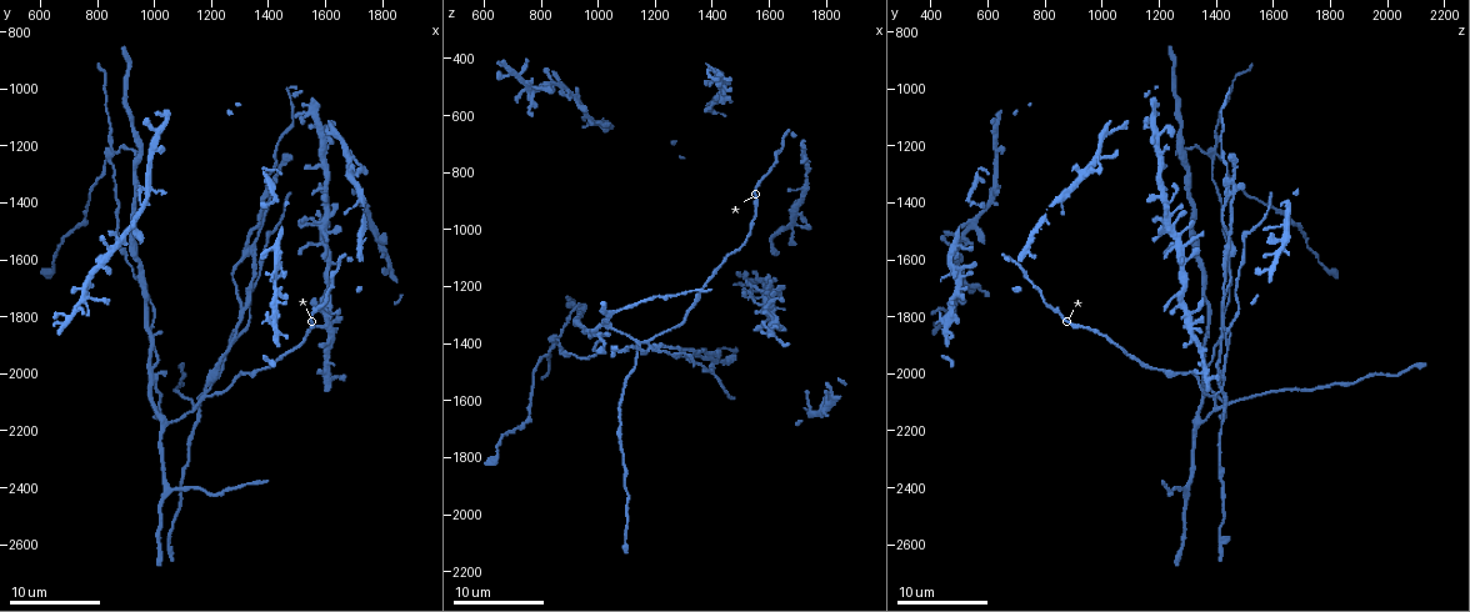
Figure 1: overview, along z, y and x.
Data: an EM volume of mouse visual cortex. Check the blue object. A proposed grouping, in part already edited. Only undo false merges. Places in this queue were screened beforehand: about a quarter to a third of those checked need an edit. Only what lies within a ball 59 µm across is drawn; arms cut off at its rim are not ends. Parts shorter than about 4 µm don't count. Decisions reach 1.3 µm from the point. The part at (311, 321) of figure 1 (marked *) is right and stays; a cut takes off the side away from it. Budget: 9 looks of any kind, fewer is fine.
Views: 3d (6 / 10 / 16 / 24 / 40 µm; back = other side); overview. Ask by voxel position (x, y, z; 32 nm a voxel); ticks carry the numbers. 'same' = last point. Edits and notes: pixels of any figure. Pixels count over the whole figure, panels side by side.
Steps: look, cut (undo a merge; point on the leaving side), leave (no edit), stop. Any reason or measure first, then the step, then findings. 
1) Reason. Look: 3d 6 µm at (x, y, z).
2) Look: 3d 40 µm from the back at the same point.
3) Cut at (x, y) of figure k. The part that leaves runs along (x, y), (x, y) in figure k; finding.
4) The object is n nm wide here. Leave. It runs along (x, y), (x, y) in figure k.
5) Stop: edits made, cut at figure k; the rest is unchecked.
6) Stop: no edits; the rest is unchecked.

Look: 3d 6 µm at (1140, 2130, 1410).

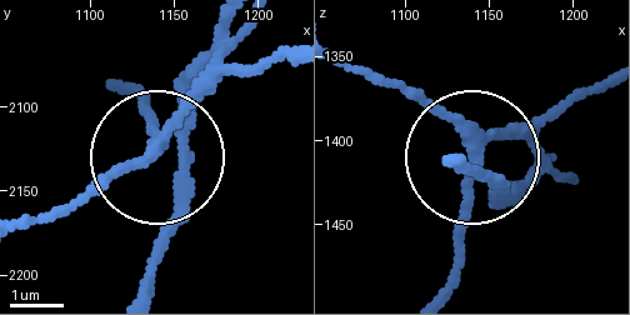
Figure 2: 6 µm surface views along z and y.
The side arm is 26 µm long. Leave. It runs along (285, 54), (218, 90), (155, 148), (150, 94) in figure 2; all the same neuron.

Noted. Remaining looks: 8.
Branch point. Look: 3d 6 µm at (1030, 2190, 1330).

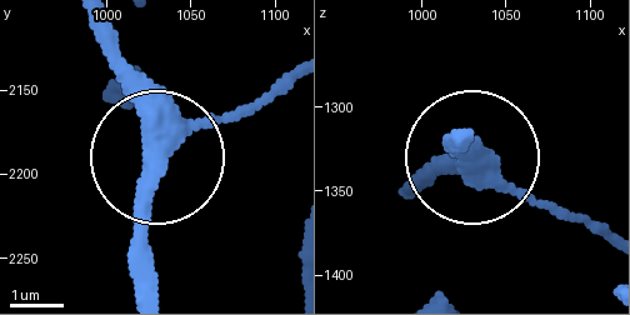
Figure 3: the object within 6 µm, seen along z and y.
3 arms meet here. Leave. It runs along (281, 79), (165, 150), (146, 204), (146, 285) in figure 3; all the same neuron.

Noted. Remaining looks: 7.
Looks like a crossing. Look: 3d 10 µm at (1610, 1840, 1320).

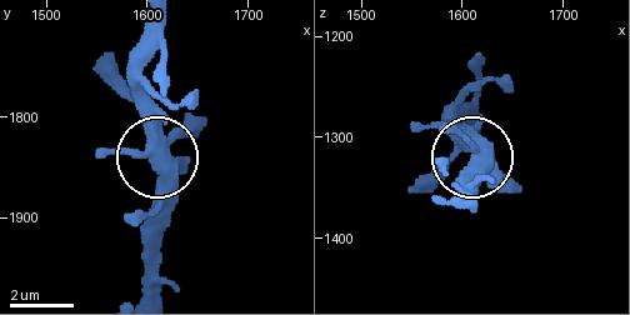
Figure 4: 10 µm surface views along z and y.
5 arms meet here. Leave. All the same neuron.

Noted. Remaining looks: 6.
A fork. Look: 3d 10 µm at (1060, 2410, 1290).

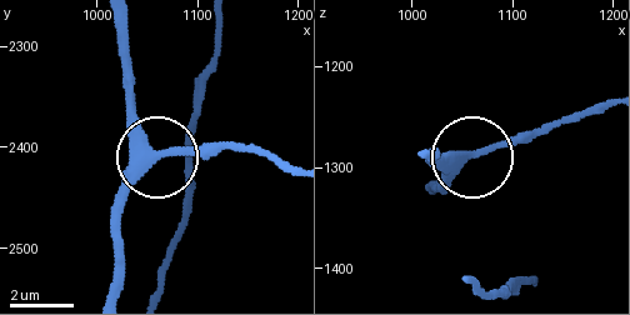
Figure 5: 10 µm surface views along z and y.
3 arms meet here. Leave. It runs along (120, 20), (129, 125), (150, 165), (115, 219) in figure 5; continuous, no second neuron.

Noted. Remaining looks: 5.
Stop: no edits; the rest is unchecked.

